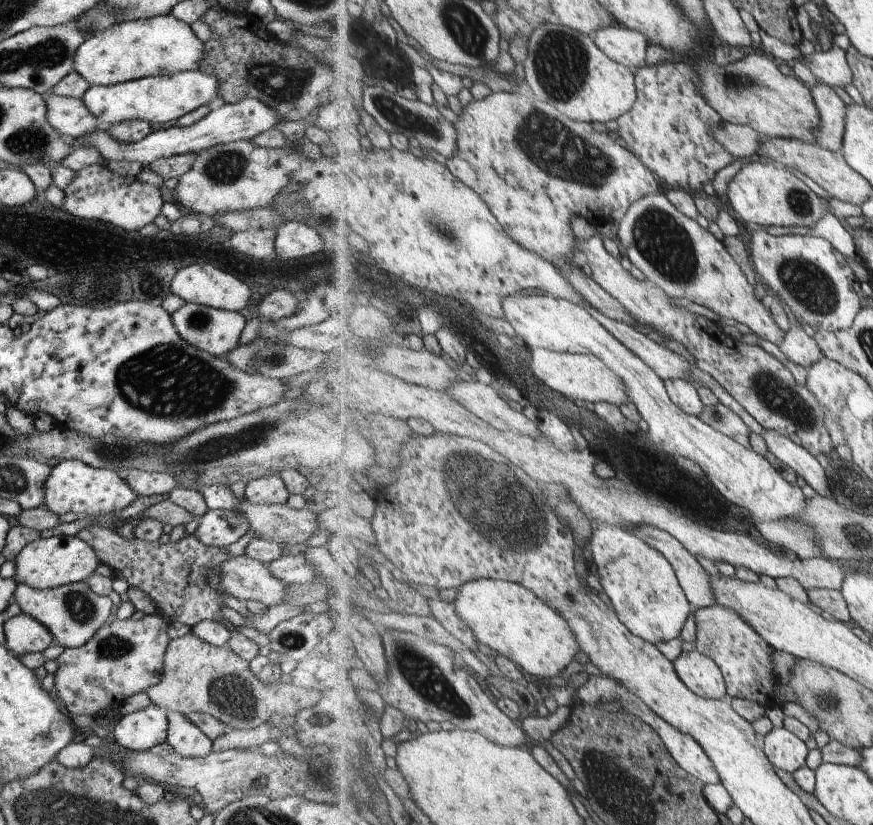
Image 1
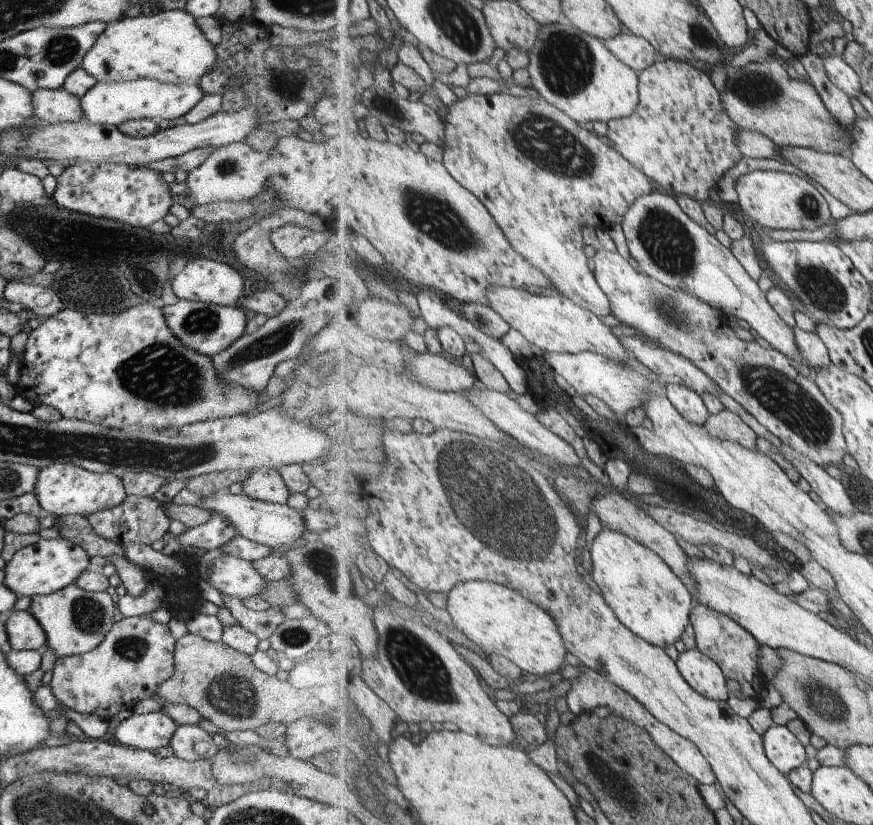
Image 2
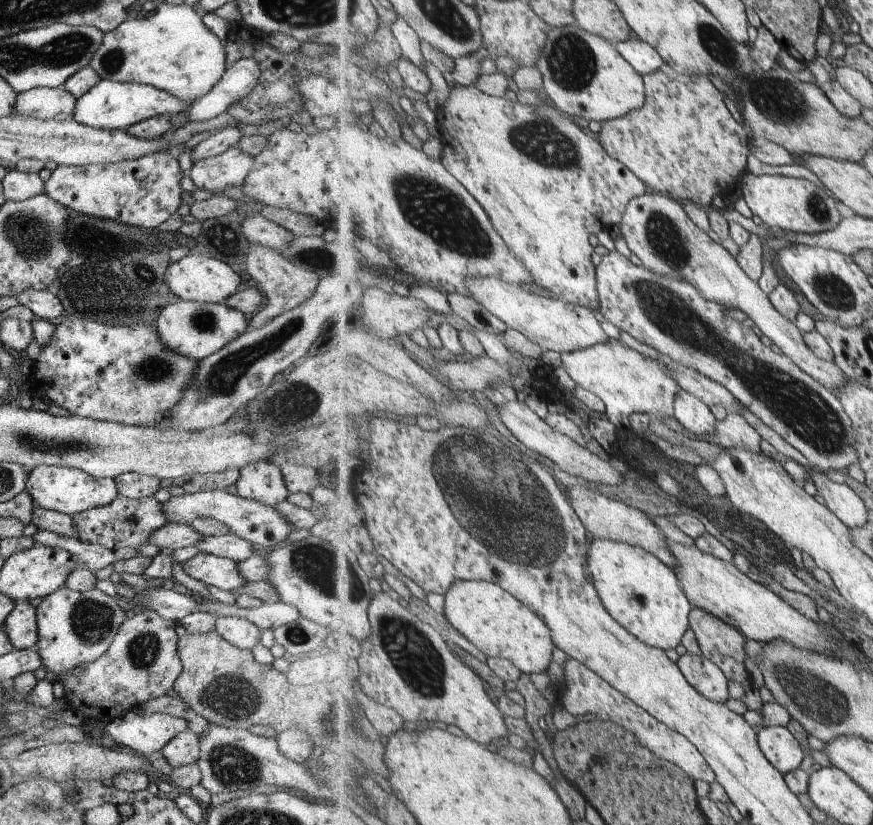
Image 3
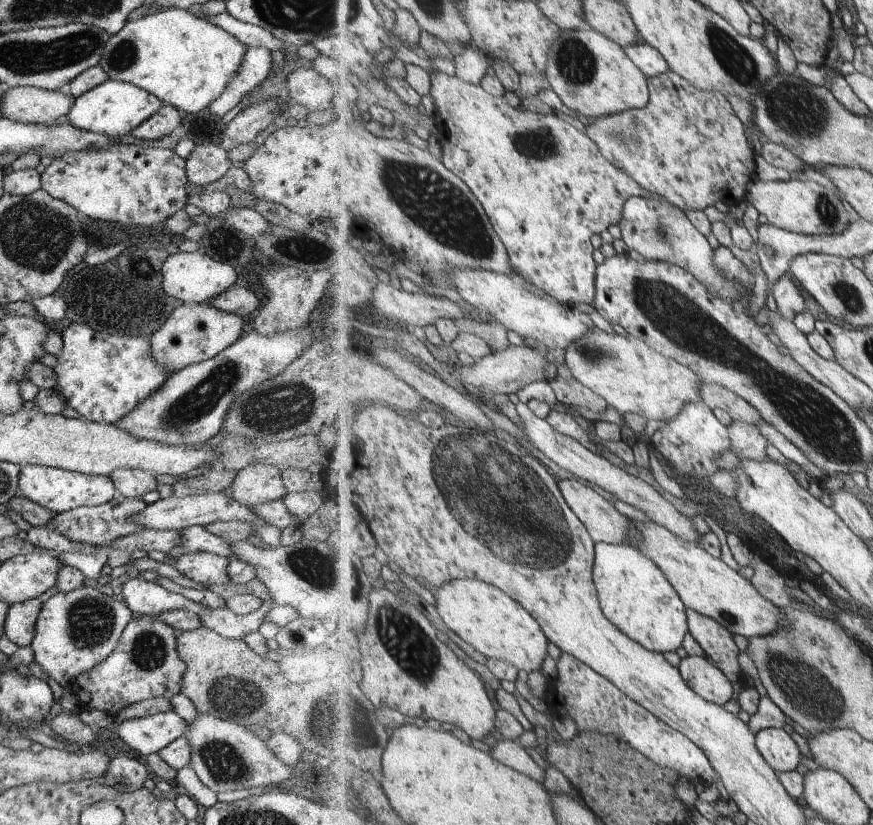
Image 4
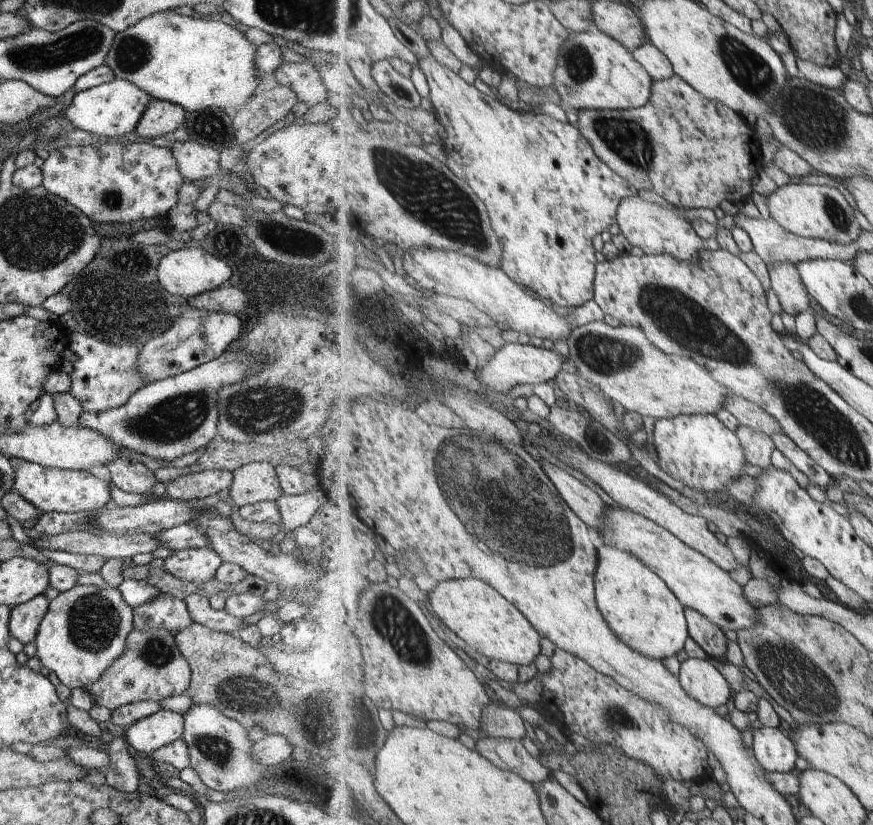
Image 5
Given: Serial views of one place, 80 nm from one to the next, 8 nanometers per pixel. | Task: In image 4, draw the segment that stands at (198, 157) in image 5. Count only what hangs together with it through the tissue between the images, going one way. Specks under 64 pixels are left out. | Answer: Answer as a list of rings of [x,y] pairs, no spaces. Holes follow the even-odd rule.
[[[214,143],[196,144],[183,160],[186,180],[199,186],[217,180],[231,165],[238,165],[231,164],[226,157],[226,150]]]

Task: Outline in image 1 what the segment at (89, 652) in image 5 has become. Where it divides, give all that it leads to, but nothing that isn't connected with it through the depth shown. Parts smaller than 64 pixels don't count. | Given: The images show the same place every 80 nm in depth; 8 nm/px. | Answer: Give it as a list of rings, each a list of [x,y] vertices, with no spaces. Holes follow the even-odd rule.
[[[82,581],[46,590],[35,590],[27,584],[17,582],[11,602],[15,602],[21,613],[39,622],[53,636],[53,643],[64,649],[83,646],[93,632],[97,632],[109,621],[109,612],[113,608],[108,596],[95,595]]]

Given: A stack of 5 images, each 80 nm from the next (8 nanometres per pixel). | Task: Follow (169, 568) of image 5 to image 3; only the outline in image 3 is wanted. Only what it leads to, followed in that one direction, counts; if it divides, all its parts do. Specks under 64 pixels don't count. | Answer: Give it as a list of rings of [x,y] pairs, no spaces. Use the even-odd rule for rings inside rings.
[[[201,551],[181,564],[182,571],[199,582],[228,591],[246,583],[236,571],[236,563]]]

